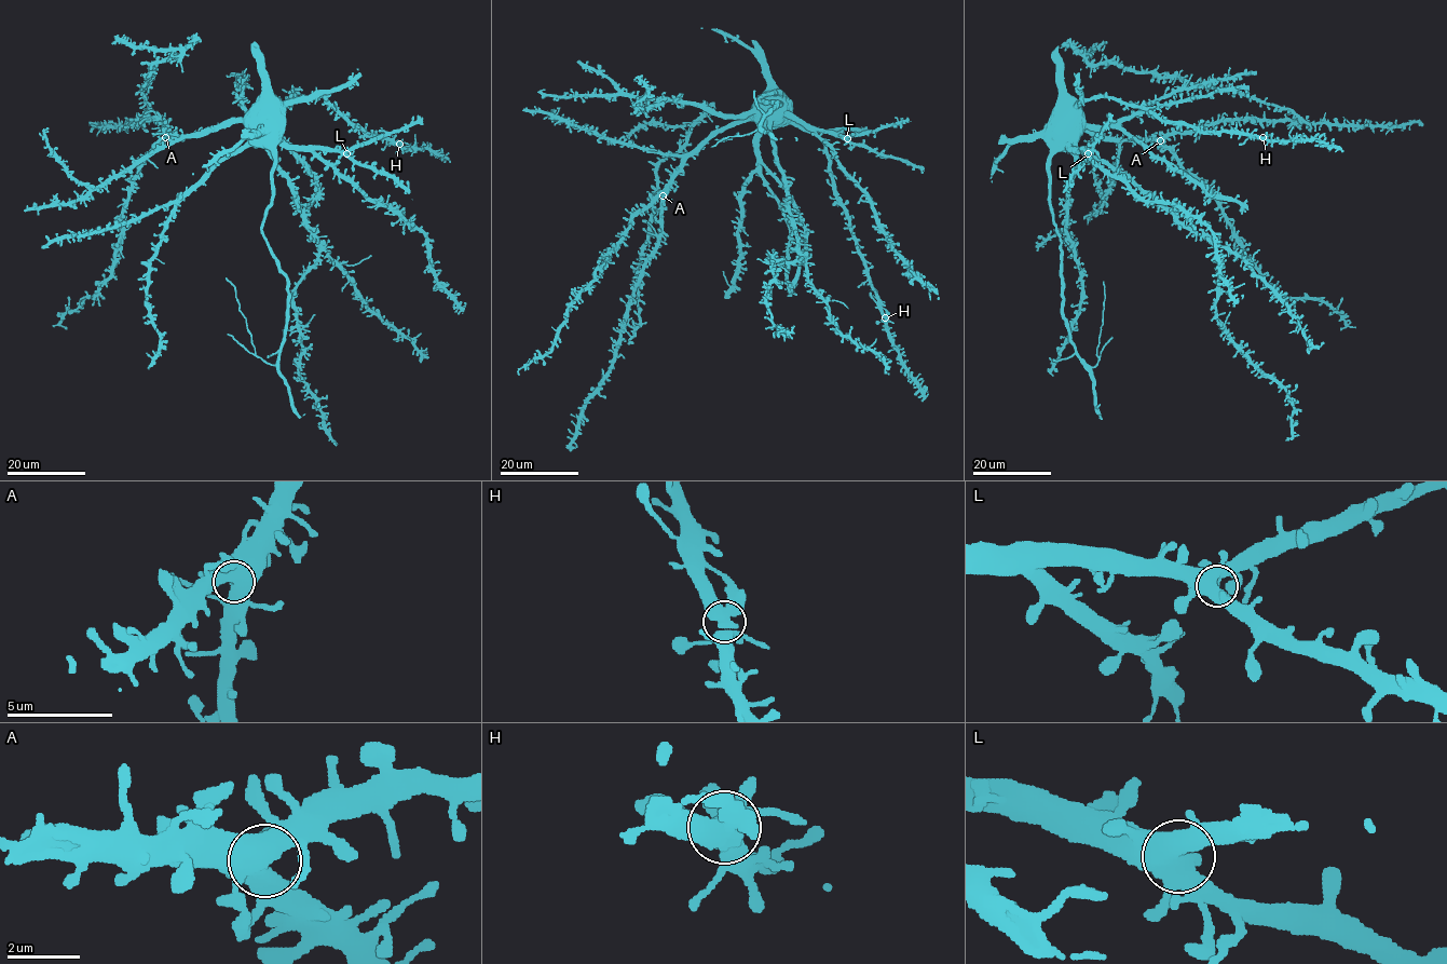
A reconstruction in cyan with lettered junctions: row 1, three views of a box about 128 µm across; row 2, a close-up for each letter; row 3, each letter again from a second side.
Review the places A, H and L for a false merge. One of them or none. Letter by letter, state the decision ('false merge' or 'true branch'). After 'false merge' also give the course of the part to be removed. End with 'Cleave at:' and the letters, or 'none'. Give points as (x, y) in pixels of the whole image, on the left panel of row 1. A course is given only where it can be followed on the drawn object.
A: true branch
H: true branch
L: true branch
Cleave at: none

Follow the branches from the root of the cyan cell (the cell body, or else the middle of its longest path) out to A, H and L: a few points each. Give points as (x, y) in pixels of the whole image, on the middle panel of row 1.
A: (697, 152), (686, 160), (663, 195)
H: (697, 152), (719, 132), (747, 121), (809, 129), (823, 144), (836, 197), (886, 317)
L: (697, 152), (711, 137), (731, 126), (749, 120), (775, 121), (782, 114), (847, 138)

